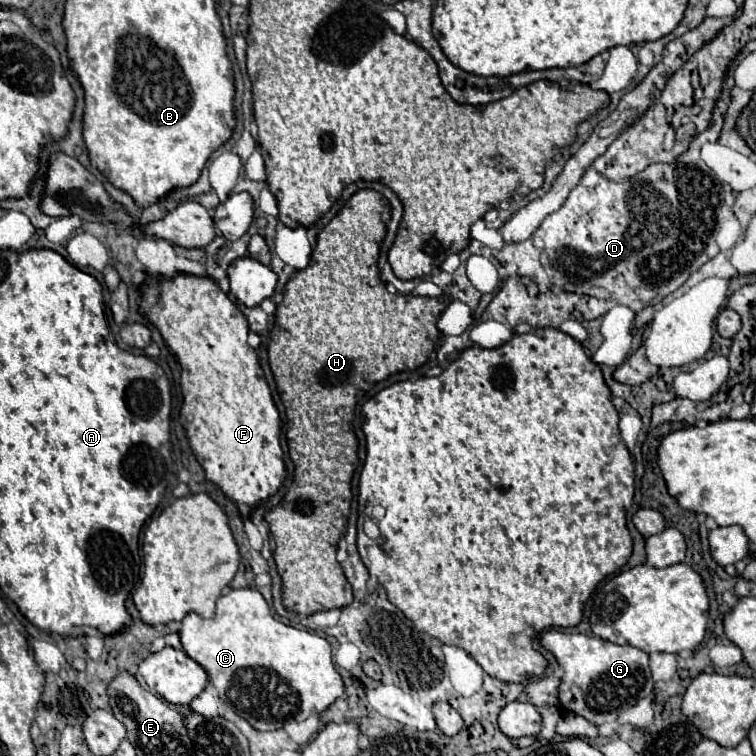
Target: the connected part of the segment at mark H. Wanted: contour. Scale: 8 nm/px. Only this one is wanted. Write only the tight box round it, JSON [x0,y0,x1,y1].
[266,190,446,616]

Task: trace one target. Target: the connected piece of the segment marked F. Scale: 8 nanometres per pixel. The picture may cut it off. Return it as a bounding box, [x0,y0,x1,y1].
[138,274,286,506]

